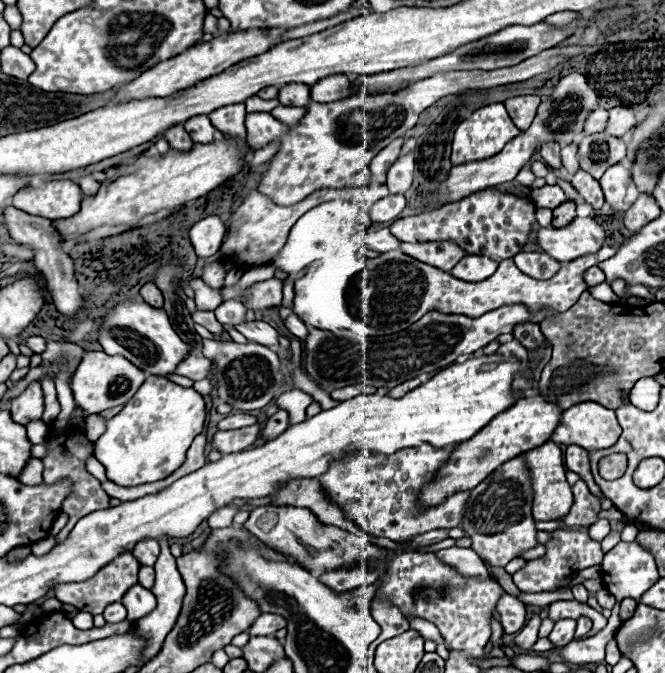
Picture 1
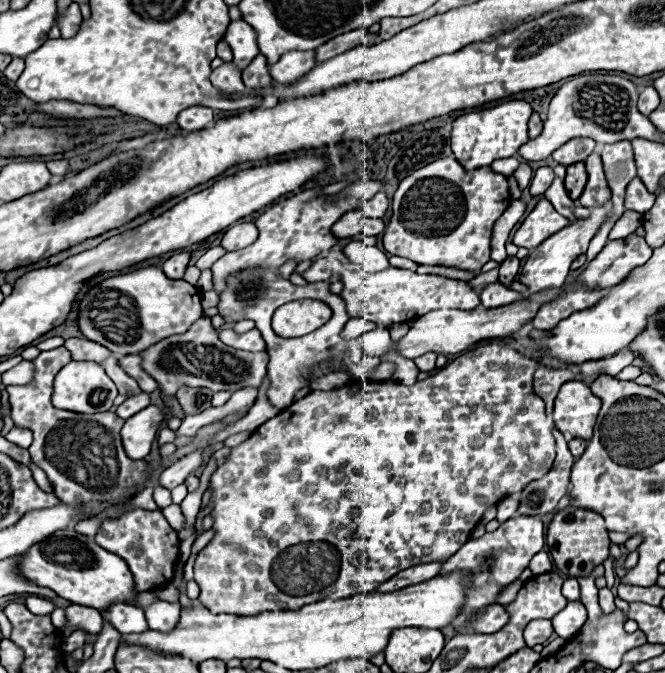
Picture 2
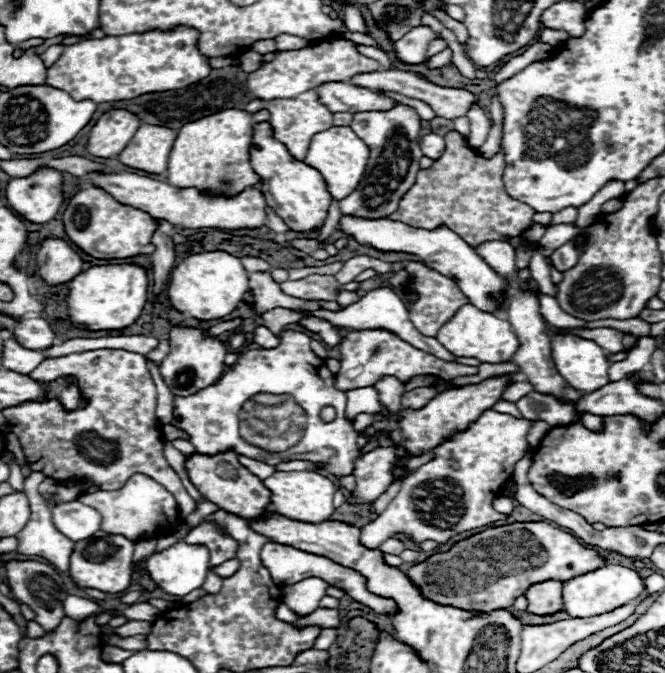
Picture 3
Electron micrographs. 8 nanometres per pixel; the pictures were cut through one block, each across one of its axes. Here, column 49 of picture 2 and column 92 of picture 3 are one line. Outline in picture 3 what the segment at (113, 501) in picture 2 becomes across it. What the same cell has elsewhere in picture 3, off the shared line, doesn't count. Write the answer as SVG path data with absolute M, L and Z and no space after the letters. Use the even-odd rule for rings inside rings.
M90 350L90 352L68 354L62 358L46 358L28 376L38 380L38 384L50 384L58 378L74 376L78 380L78 388L80 388L82 396L86 396L86 400L90 400L90 404L86 404L84 408L72 410L72 412L66 412L60 404L60 400L24 402L24 404L2 410L6 422L10 426L18 426L18 430L12 430L12 432L18 436L18 440L22 444L30 470L44 472L48 478L54 478L60 482L92 478L94 482L98 482L102 486L102 490L118 490L118 488L122 488L124 480L128 480L136 472L142 472L142 474L148 474L154 480L158 480L168 492L174 492L182 518L196 510L196 502L188 496L178 474L168 466L168 462L162 454L164 438L160 432L160 424L154 416L156 386L150 378L150 372L146 368L146 358L142 354L126 352L126 350Z

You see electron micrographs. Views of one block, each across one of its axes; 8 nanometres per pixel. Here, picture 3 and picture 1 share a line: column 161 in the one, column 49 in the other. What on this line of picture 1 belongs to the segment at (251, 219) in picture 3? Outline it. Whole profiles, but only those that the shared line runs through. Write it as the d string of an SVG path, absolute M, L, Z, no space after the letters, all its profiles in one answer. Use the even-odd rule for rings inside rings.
M52 180L42 188L24 188L20 190L12 206L24 210L32 216L44 216L50 220L74 216L80 210L82 190L72 180Z

